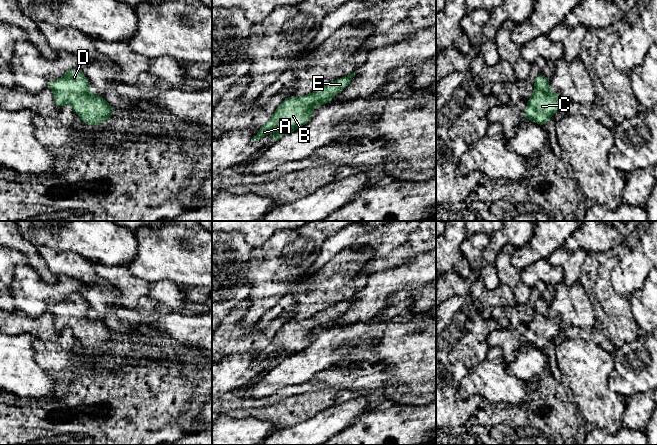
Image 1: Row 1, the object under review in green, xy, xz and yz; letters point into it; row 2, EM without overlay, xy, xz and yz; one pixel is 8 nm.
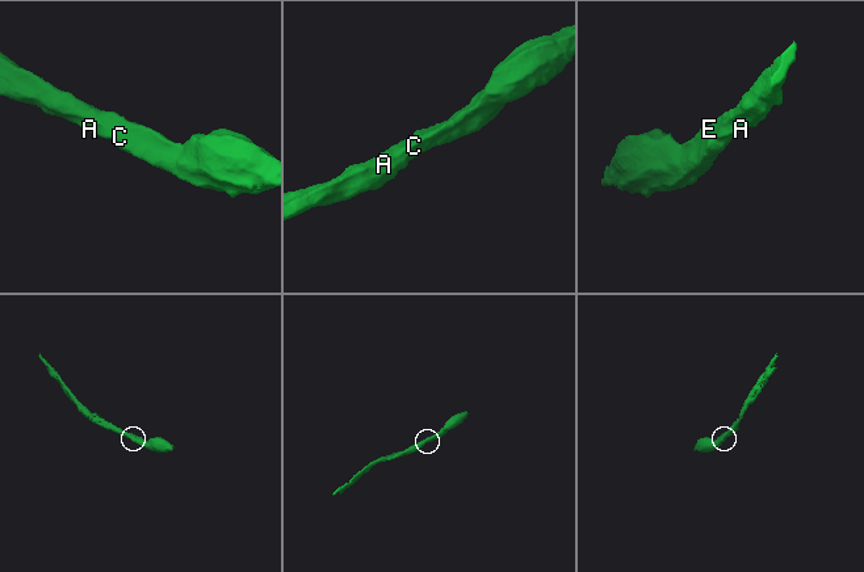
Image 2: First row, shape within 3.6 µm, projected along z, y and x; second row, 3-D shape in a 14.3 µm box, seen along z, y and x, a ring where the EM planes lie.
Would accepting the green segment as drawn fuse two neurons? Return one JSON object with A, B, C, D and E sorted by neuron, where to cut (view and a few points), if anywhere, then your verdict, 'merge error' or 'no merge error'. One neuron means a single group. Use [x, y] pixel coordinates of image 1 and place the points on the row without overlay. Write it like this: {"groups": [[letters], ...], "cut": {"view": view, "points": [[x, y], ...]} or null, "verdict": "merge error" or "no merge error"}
{"groups": [["A", "B", "C", "D", "E"]], "cut": null, "verdict": "no merge error"}

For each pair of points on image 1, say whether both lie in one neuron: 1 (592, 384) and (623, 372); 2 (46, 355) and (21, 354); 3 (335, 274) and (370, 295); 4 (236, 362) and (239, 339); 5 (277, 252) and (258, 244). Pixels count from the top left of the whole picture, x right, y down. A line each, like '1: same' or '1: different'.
1: different
2: different
3: different
4: different
5: different

